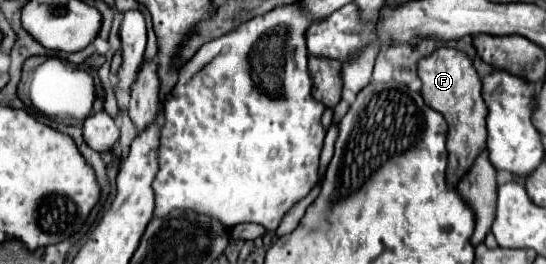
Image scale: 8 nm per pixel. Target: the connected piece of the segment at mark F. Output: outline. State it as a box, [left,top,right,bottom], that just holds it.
[418,48,486,186]

